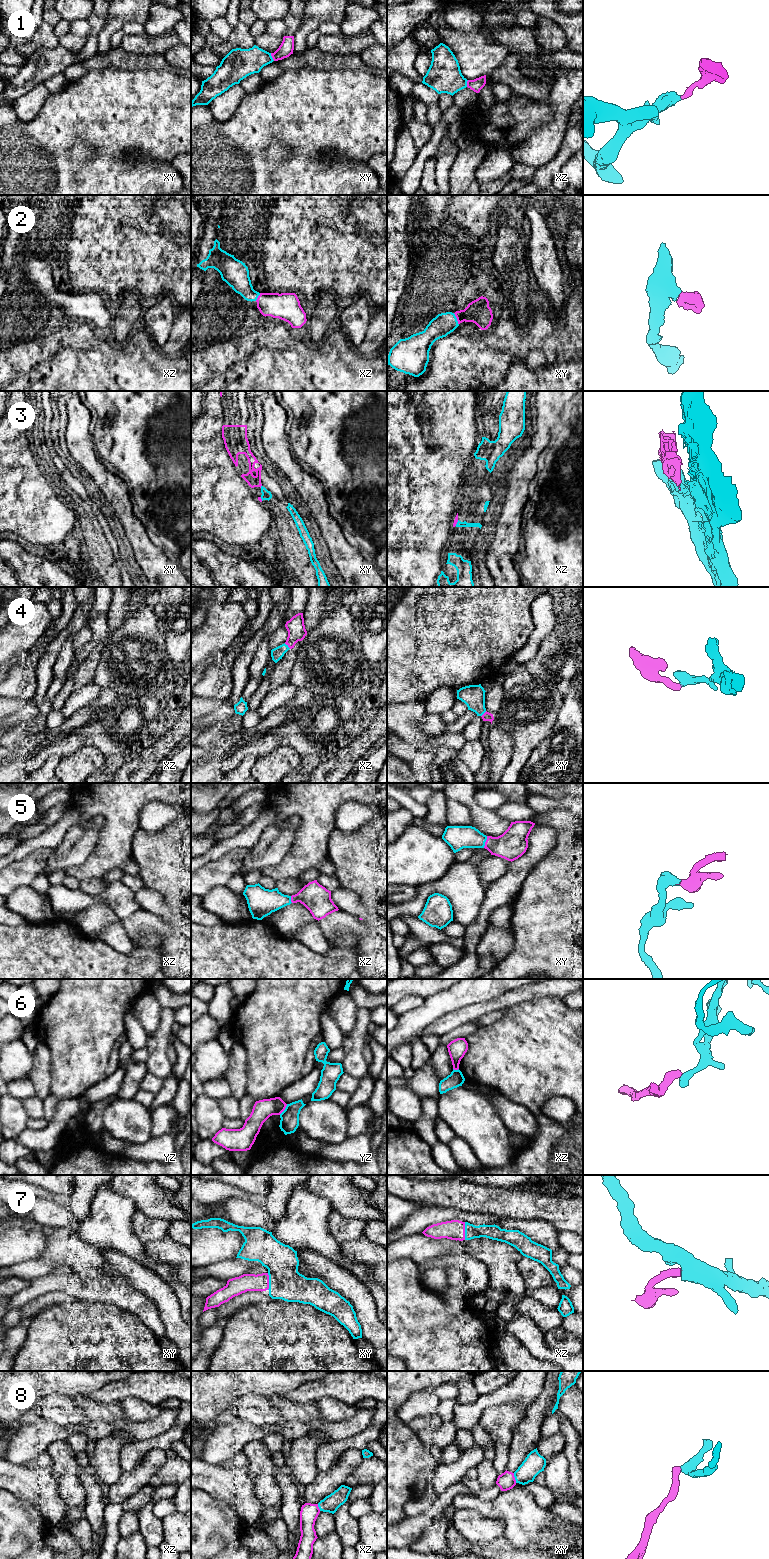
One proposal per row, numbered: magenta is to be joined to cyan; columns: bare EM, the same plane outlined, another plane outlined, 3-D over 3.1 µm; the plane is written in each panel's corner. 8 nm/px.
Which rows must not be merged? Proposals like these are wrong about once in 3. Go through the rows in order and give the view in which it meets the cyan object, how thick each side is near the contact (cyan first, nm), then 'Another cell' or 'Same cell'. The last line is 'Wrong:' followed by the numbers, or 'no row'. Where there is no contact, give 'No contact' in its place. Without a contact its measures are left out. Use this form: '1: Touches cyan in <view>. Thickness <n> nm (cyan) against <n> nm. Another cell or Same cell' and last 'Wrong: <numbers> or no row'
1: Touches cyan in xy. Thickness 220 nm (cyan) against 120 nm. Same cell
2: Touches cyan in xy. Thickness 180 nm (cyan) against 190 nm. Same cell
3: Touches cyan in xz. Thickness 50 nm (cyan) against 30 nm. Same cell
4: Touches cyan in xz. Thickness 100 nm (cyan) against 150 nm. Same cell
5: Touches cyan in xy. Thickness 190 nm (cyan) against 240 nm. Same cell
6: Touches cyan in yz. Thickness 150 nm (cyan) against 160 nm. Same cell
7: Touches cyan in xz. Thickness 120 nm (cyan) against 160 nm. Same cell
8: Touches cyan in xy. Thickness 170 nm (cyan) against 140 nm. Another cell
Wrong: 8

